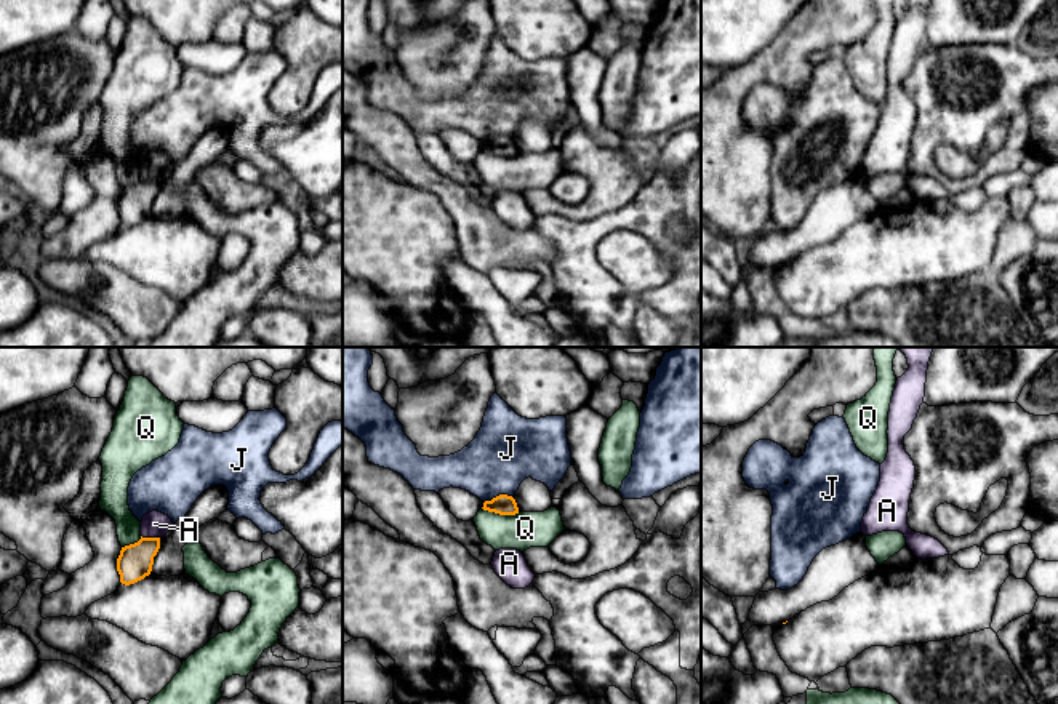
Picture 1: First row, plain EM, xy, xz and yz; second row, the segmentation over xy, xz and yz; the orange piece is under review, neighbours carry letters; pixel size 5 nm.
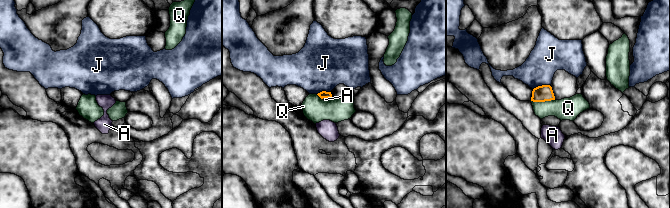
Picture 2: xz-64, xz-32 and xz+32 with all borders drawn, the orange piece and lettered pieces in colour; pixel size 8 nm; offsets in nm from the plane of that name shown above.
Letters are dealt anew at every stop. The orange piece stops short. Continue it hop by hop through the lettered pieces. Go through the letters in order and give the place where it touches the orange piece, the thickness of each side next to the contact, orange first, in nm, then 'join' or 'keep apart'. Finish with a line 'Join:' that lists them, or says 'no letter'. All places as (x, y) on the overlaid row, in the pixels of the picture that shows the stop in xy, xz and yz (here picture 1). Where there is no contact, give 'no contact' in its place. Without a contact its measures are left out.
A: xy (151, 538) | 180/130 nm | keep apart
J: xz (496, 496) | 110/340 nm | keep apart
Q: xz (501, 514) | 110/190 nm | keep apart
Join: no letter

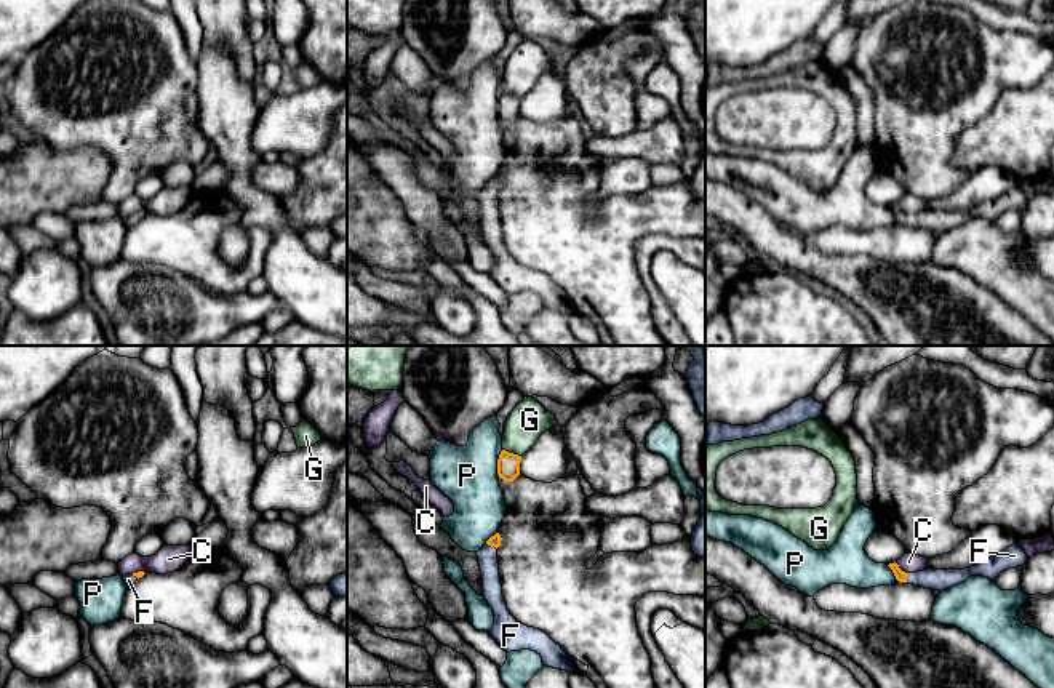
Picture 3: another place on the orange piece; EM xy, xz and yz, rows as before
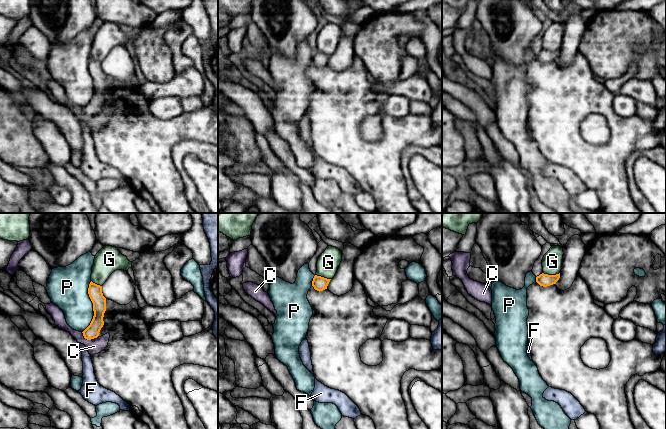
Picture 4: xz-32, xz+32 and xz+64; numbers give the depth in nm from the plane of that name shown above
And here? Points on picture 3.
C: yz (899, 568) | 60/100 nm | keep apart
F: xz (491, 546) | 60/100 nm | join
G: xz (512, 453) | 110/190 nm | keep apart
P: xz (498, 464) | 110/300 nm | keep apart
Join: F

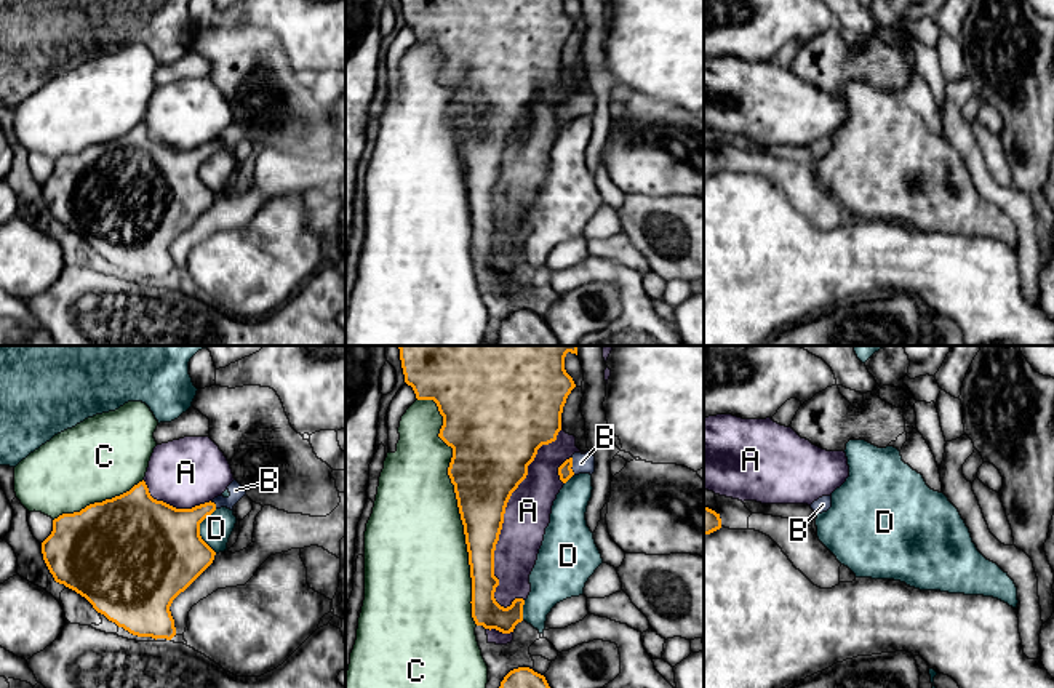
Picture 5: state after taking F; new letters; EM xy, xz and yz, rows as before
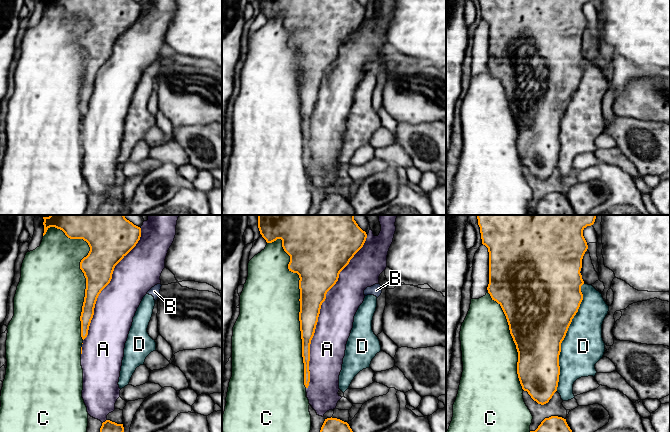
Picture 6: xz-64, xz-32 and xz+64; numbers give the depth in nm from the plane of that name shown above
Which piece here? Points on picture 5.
A: xz (504, 512) | 360/220 nm | keep apart
B: xz (571, 466) | 70/100 nm | join
C: xz (458, 506) | 360/480 nm | keep apart
D: xy (199, 532) | 480/160 nm | keep apart
Join: B

